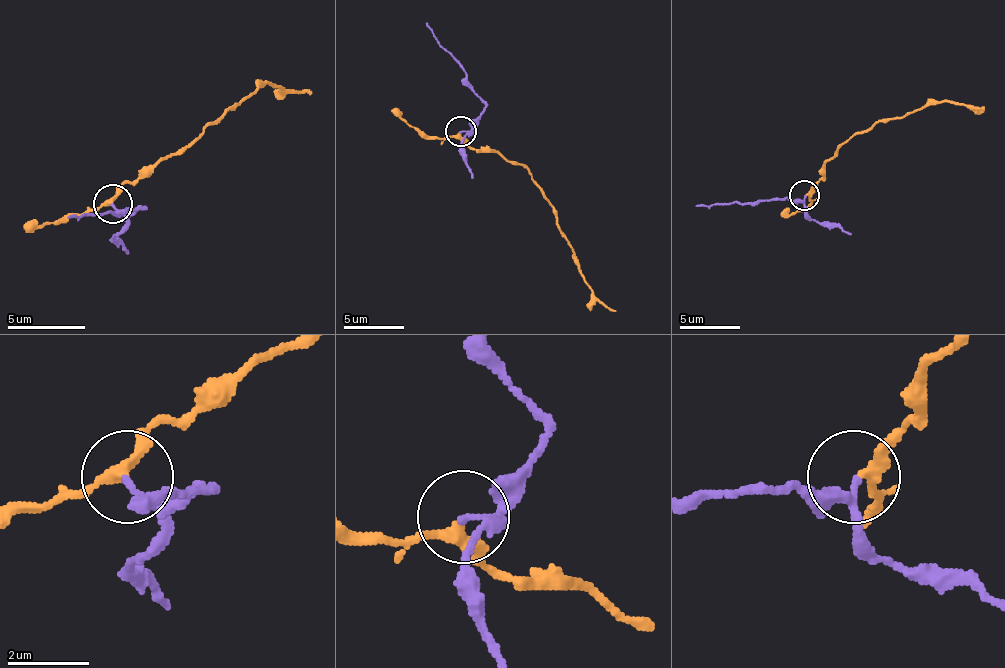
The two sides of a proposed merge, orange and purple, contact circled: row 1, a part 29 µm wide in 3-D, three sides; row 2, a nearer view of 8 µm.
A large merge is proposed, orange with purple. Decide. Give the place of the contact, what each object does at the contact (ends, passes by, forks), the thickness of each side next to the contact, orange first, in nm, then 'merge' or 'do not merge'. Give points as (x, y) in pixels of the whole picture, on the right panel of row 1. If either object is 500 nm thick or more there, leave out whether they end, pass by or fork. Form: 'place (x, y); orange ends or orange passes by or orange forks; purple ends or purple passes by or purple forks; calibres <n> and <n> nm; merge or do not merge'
place (804, 195); orange passes by; purple ends; calibres 260 and 150 nm; do not merge

